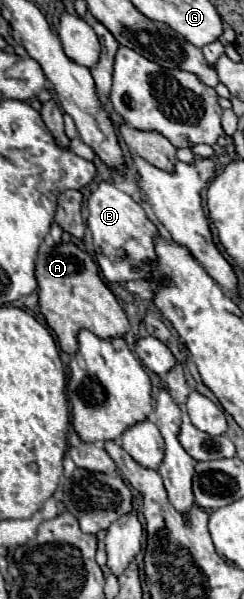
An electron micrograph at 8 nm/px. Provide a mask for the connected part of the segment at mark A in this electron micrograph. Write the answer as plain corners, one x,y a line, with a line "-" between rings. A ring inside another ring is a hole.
45,240
41,244
35,274
39,282
39,308
49,328
57,334
61,350
67,354
77,352
79,330
89,330
103,340
125,336
129,332
129,320
113,292
99,278
99,268
93,258
71,242
55,246
51,246
51,242
53,240

